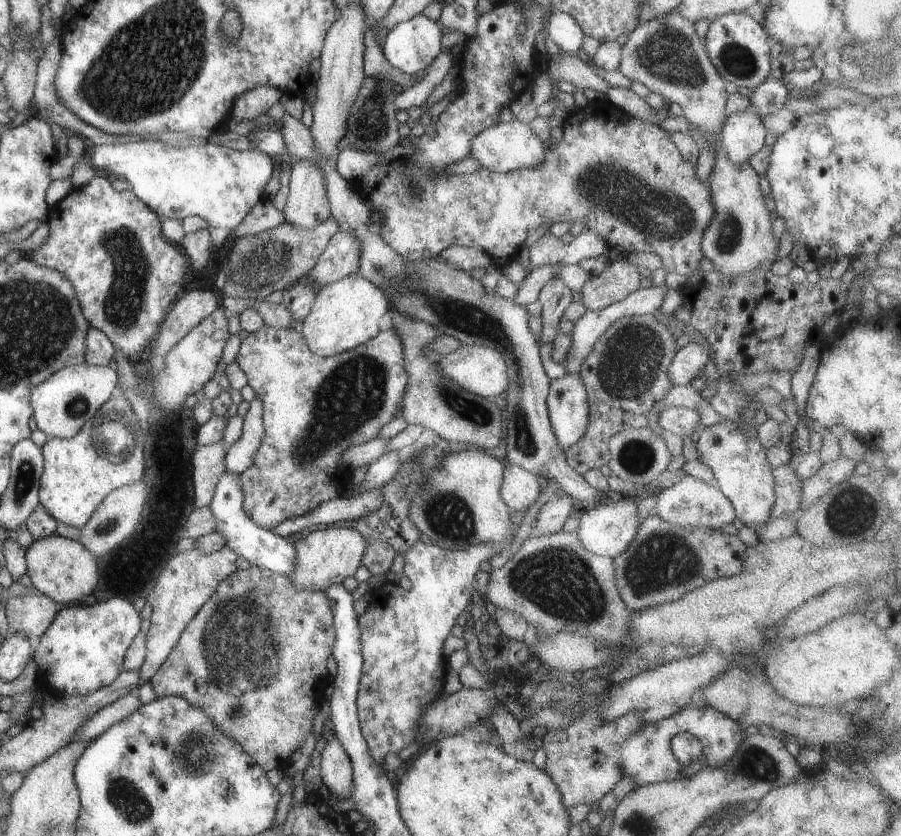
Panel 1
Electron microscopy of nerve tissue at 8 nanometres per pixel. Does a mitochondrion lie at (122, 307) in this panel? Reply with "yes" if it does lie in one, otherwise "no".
yes

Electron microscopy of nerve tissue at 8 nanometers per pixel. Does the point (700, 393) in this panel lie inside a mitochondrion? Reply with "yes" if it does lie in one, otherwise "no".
no

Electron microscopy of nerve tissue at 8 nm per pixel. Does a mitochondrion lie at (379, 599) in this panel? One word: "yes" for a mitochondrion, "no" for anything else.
no

